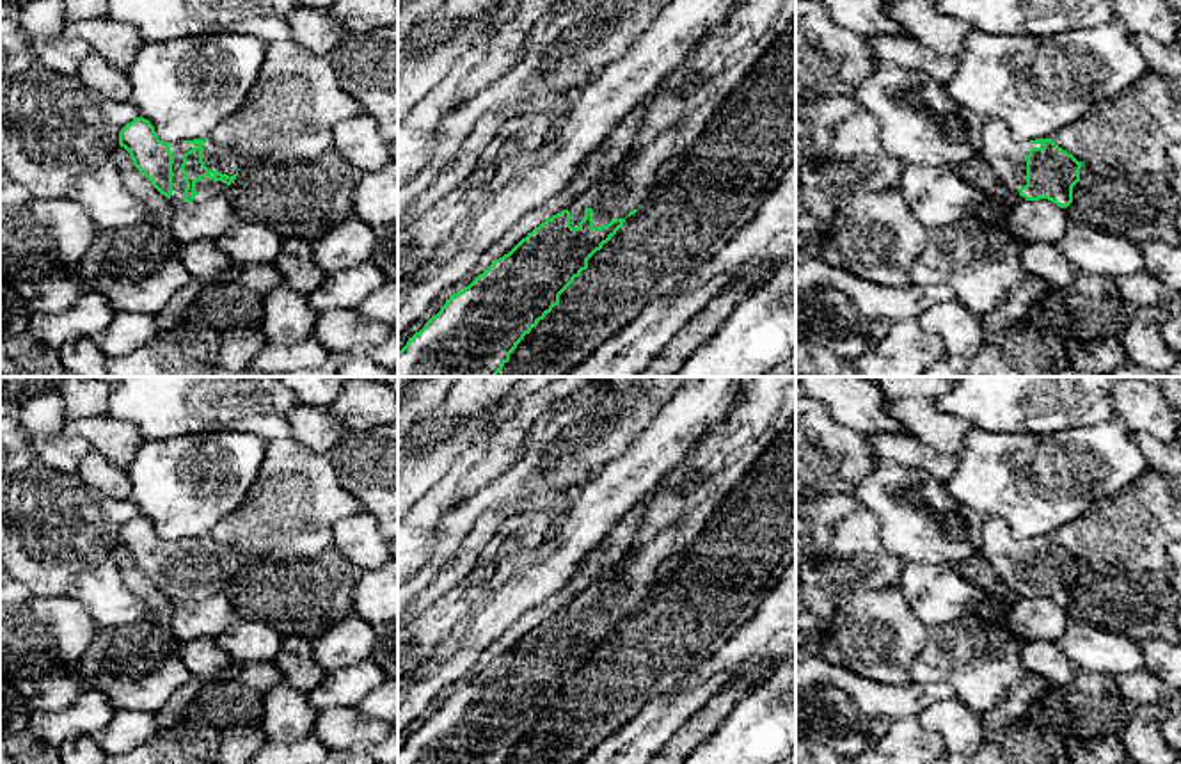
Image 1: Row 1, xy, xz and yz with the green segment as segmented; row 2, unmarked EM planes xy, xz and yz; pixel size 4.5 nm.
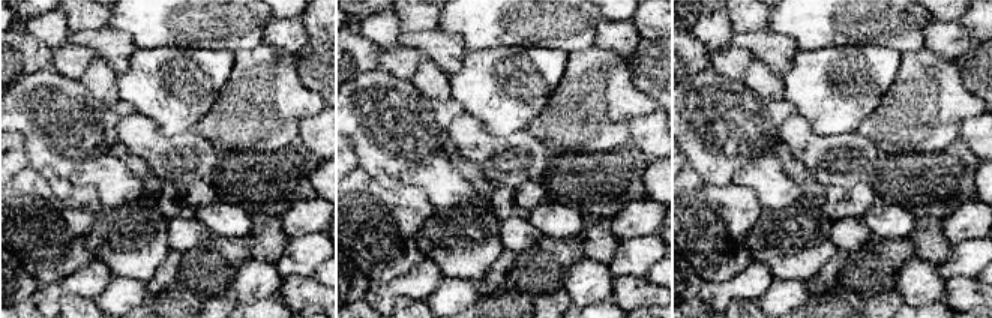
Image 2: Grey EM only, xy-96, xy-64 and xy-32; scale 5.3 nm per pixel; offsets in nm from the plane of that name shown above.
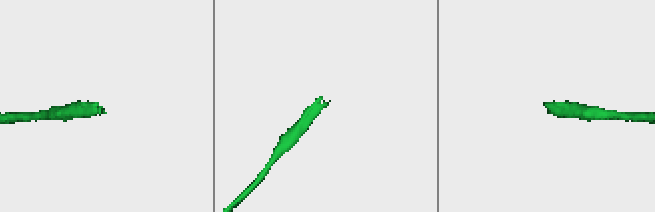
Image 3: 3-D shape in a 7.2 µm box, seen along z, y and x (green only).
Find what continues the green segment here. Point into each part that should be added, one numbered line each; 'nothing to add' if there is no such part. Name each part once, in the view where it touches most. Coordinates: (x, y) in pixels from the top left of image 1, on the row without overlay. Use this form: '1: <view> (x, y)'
1: xz (627, 583)

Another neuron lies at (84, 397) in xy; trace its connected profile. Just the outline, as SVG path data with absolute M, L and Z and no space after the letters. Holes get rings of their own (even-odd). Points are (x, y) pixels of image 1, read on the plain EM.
M62 377L57 393L62 398L66 419L98 418L108 410L112 386L96 377Z

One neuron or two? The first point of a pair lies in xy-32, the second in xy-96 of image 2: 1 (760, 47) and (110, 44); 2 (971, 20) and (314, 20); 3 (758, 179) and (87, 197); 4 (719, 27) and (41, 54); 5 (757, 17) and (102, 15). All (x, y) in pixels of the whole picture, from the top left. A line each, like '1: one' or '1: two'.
1: one
2: one
3: two
4: two
5: one

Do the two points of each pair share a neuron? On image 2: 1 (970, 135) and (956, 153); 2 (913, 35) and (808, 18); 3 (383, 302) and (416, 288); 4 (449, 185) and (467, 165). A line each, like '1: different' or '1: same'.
1: different
2: same
3: same
4: different

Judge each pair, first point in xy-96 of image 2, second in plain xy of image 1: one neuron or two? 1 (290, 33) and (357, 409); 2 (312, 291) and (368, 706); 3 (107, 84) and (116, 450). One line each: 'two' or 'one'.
1: two
2: two
3: two

